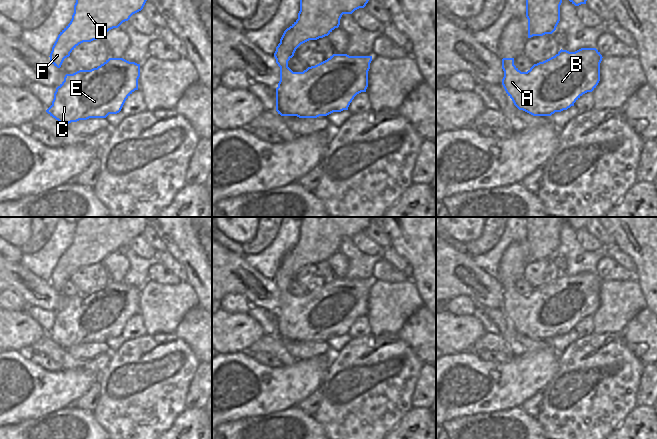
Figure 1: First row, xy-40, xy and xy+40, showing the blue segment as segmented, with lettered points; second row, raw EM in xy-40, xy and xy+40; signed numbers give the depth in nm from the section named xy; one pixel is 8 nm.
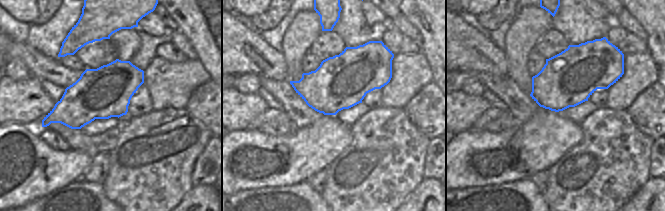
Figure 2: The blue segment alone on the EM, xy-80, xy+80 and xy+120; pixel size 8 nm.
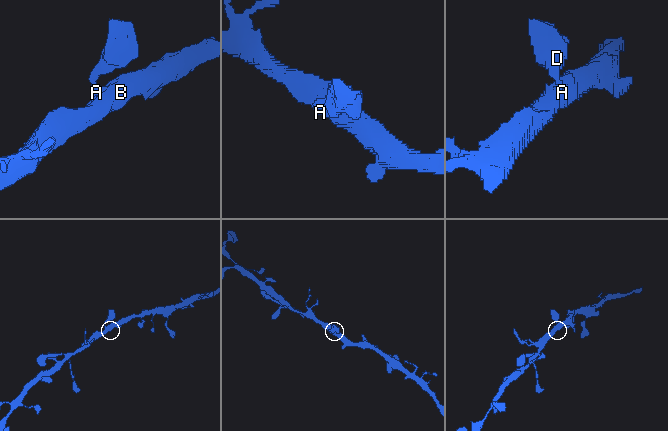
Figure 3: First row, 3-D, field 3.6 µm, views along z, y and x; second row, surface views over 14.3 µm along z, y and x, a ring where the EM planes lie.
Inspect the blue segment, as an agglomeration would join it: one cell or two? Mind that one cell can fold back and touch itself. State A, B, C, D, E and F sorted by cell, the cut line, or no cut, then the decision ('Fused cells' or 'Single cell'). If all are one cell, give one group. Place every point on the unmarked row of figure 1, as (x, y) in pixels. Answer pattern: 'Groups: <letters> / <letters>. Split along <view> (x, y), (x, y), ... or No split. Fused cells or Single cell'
Groups: A B C D E F. No split. Single cell

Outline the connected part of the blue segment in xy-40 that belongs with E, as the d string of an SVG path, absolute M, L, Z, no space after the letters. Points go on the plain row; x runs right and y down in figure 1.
M109 282L97 292L91 294L79 294L73 298L66 298L64 305L56 312L52 329L46 336L63 349L89 342L106 342L109 338L117 338L121 335L126 323L138 314L140 301L140 288L129 286L123 282Z

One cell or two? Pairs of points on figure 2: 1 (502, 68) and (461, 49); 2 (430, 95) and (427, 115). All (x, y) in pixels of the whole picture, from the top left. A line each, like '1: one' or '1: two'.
1: one
2: one

